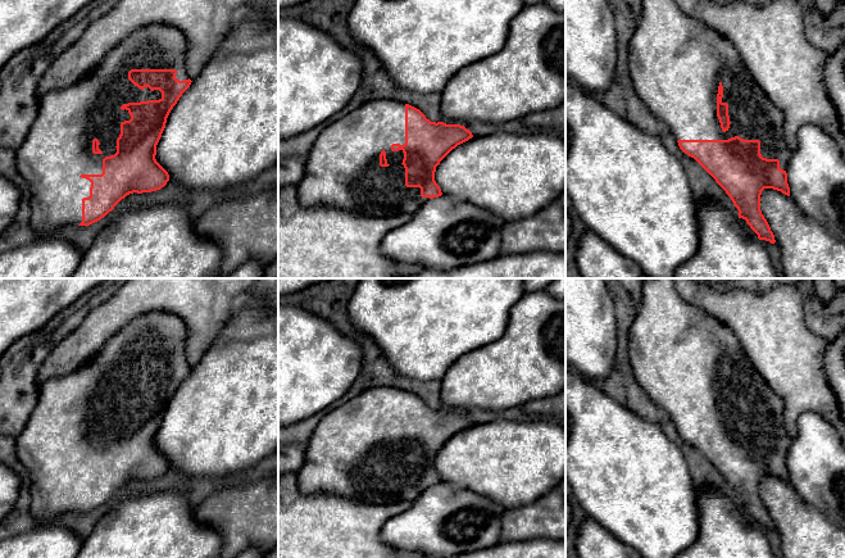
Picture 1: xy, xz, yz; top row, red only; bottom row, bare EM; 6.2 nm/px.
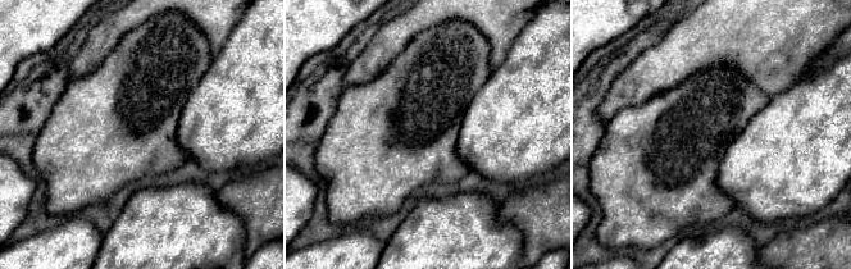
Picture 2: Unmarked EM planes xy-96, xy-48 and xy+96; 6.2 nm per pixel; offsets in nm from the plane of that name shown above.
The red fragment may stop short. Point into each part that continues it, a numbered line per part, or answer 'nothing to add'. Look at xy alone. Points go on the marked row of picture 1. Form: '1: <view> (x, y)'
1: xy (58, 149)

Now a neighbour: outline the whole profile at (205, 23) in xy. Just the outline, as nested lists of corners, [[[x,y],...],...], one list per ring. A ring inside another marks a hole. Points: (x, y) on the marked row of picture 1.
[[[121,0],[110,12],[99,13],[82,36],[51,60],[40,80],[37,96],[65,89],[87,77],[121,41],[135,30],[153,23],[169,24],[183,32],[187,40],[187,74],[195,81],[231,31],[254,14],[271,15],[278,21],[278,0]]]

